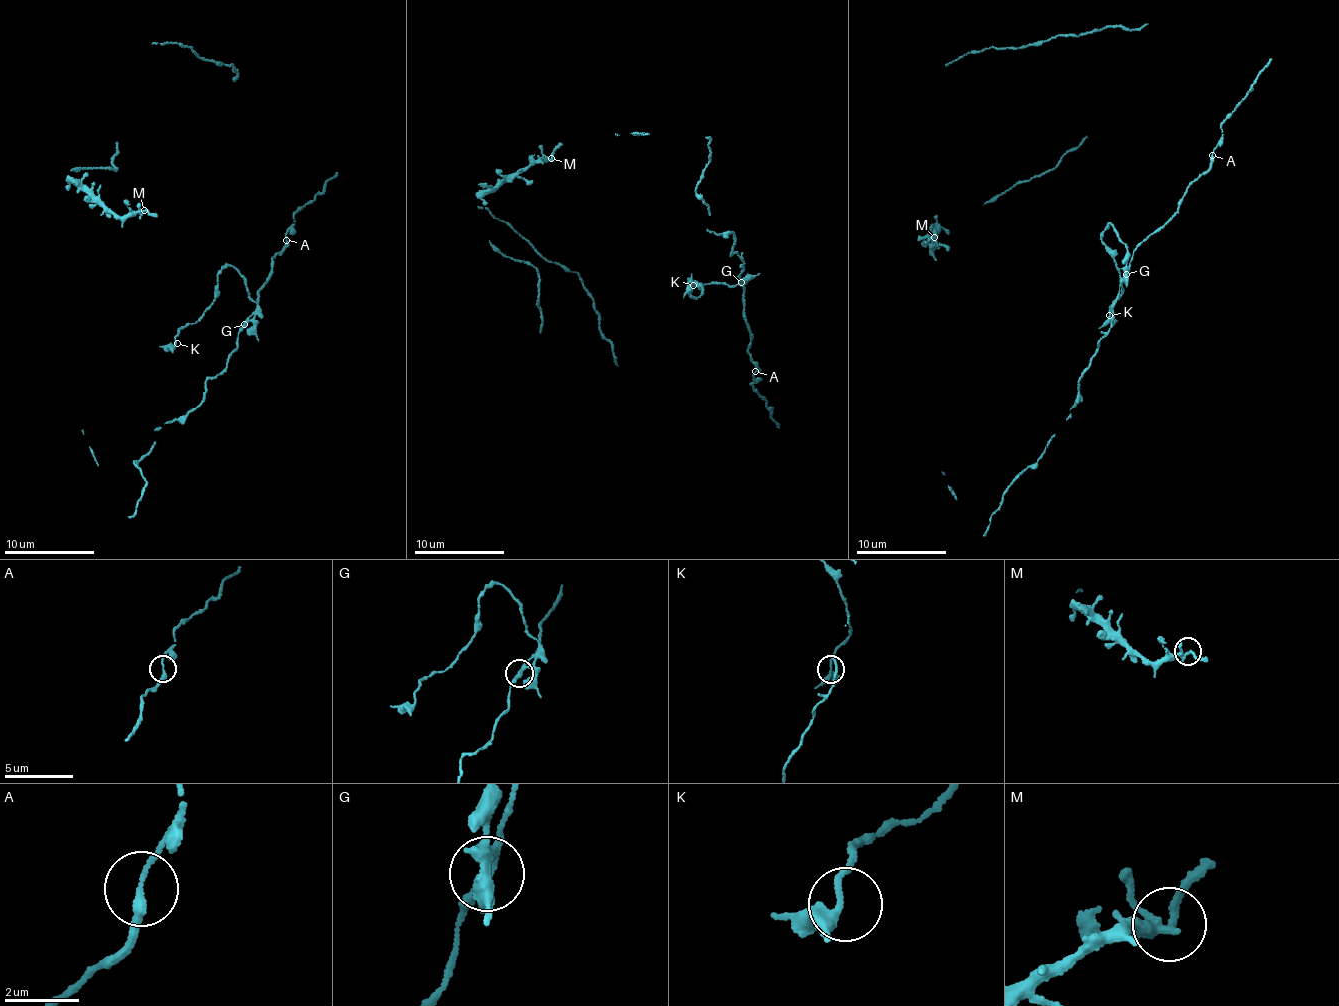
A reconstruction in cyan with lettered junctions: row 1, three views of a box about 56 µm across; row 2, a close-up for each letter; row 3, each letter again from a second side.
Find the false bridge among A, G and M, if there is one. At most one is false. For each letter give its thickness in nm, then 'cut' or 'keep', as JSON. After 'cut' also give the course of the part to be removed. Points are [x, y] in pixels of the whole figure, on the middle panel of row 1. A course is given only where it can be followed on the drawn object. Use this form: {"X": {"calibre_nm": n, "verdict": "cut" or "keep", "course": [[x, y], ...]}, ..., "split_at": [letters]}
{"A": {"calibre_nm": 200, "verdict": "keep"}, "G": {"calibre_nm": 200, "verdict": "cut", "course": [[741, 282], [731, 287], [692, 285], [690, 278], [703, 288], [693, 297], [690, 285], [683, 298]]}, "M": {"calibre_nm": 200, "verdict": "keep"}, "split_at": ["G"]}

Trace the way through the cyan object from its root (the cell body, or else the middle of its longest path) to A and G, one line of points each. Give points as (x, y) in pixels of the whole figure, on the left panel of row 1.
A: (264, 285), (273, 260), (284, 248), (285, 240)
G: (264, 285), (258, 294), (257, 310), (245, 324)

